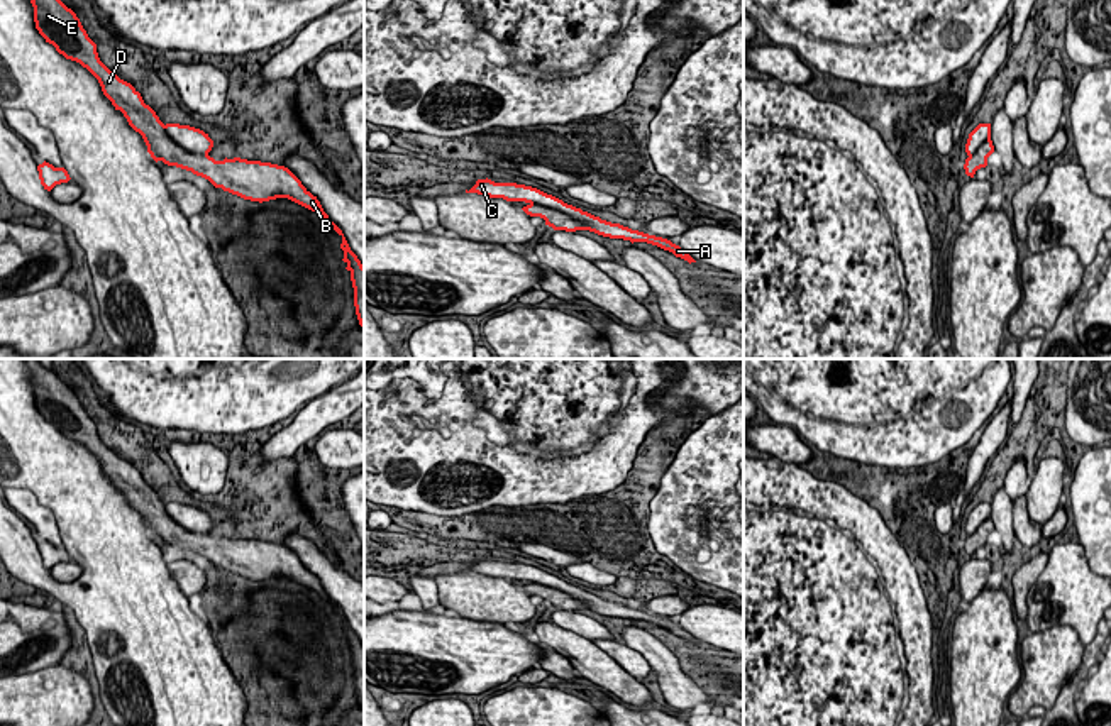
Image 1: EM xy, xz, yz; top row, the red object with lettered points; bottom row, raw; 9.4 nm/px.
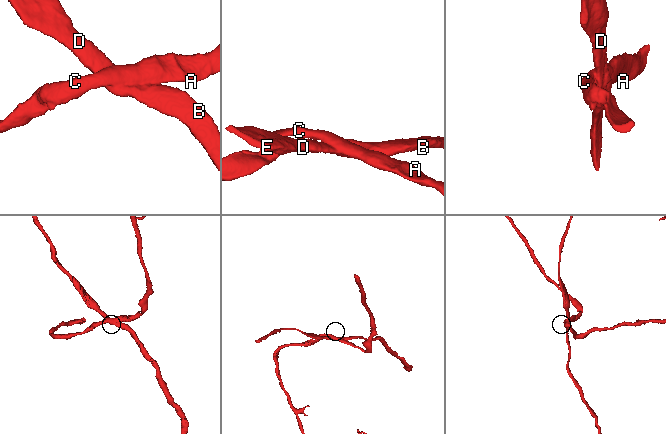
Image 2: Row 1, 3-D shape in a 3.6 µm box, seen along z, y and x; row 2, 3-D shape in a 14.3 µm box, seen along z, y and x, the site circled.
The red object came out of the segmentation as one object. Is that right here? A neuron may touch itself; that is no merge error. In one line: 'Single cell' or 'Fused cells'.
Fused cells

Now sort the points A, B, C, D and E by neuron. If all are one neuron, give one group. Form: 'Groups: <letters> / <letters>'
Groups: A C / B D E

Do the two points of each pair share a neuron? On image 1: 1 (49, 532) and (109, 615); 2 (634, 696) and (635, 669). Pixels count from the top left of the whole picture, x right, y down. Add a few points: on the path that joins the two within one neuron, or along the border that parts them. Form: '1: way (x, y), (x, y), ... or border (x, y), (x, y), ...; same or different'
1: border (46, 506), (65, 545); different
2: way (624, 679), (607, 659), (610, 654), (619, 660); same

